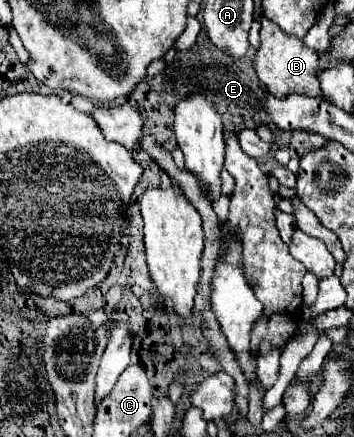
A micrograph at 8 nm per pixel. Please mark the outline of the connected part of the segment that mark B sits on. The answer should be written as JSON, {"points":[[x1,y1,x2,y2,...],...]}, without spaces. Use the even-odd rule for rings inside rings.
{"points":[[262,17,260,25,262,25,260,47,256,51,254,71,258,79,266,85,268,93,272,93,278,99,288,97,292,93,300,93,308,97,322,97,322,89,318,81,318,53,310,49,308,45,304,45,300,37,282,33,282,29,278,29,278,25,268,21,266,17]]}

